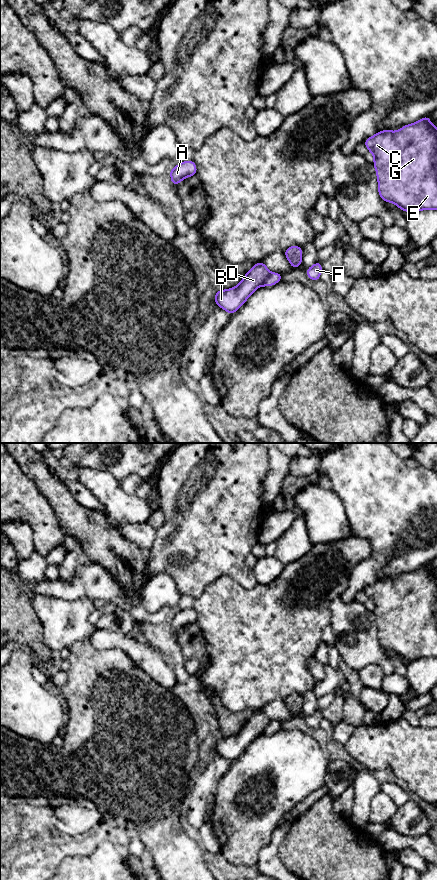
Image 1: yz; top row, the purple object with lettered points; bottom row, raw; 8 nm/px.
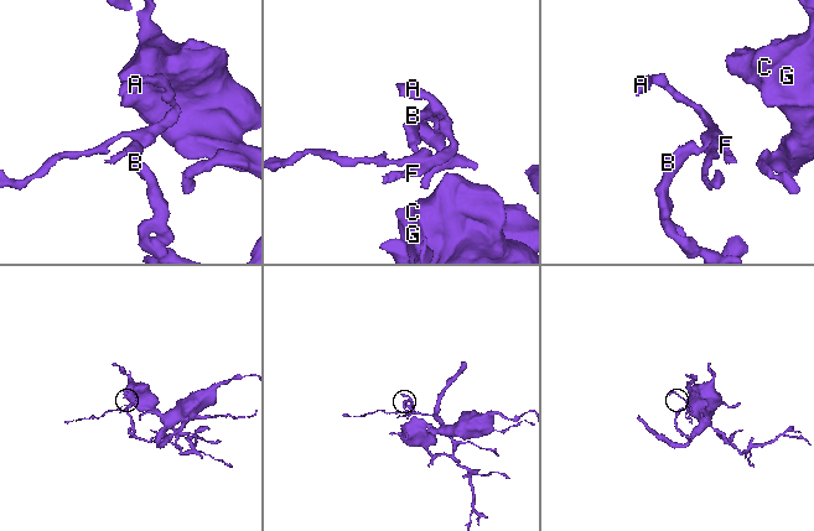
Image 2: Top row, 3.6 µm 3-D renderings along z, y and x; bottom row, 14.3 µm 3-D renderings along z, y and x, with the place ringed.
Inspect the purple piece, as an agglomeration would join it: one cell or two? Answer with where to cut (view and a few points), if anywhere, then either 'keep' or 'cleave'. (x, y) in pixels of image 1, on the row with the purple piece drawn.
cut yz (271, 273), (261, 285); cleave

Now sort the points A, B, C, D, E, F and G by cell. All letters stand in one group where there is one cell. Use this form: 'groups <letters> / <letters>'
groups A F / B C D E G

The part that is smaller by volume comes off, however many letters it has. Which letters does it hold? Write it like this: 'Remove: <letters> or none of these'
Remove: A, F

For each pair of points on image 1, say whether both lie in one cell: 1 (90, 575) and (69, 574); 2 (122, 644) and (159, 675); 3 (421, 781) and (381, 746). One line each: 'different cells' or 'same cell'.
1: different cells
2: same cell
3: same cell

